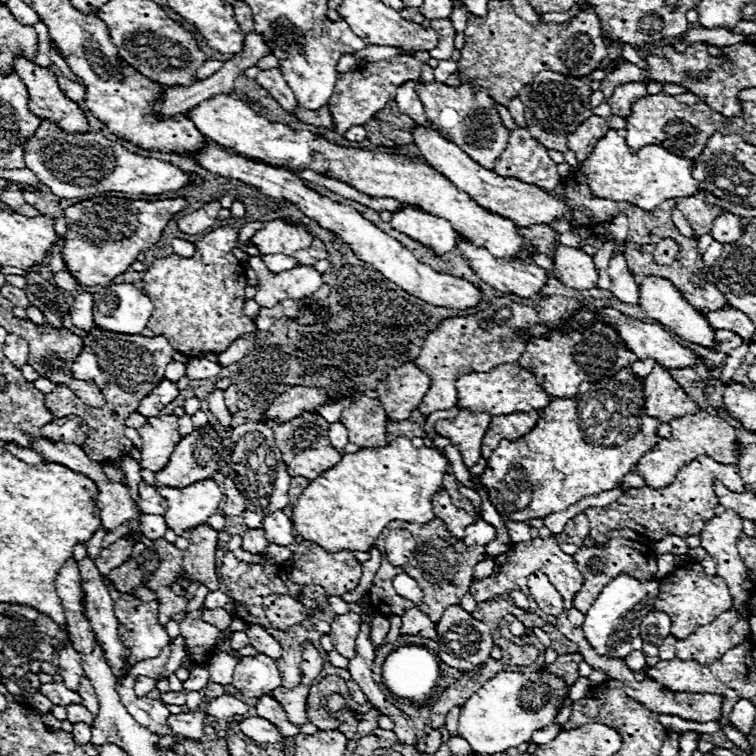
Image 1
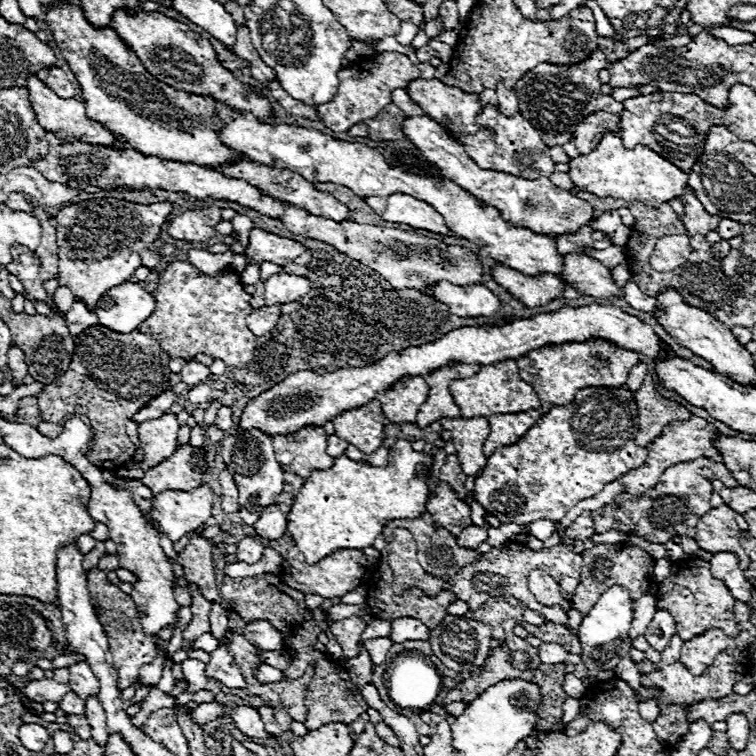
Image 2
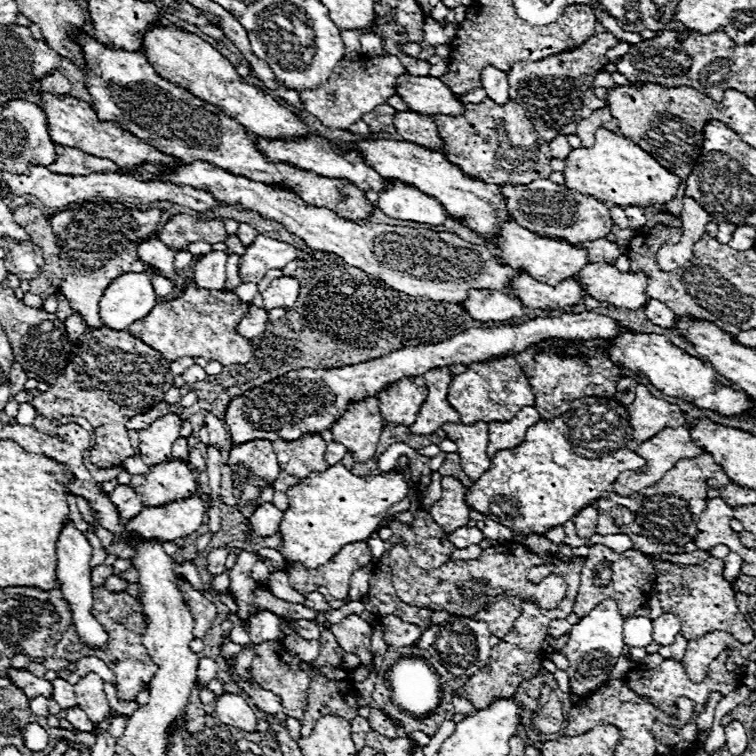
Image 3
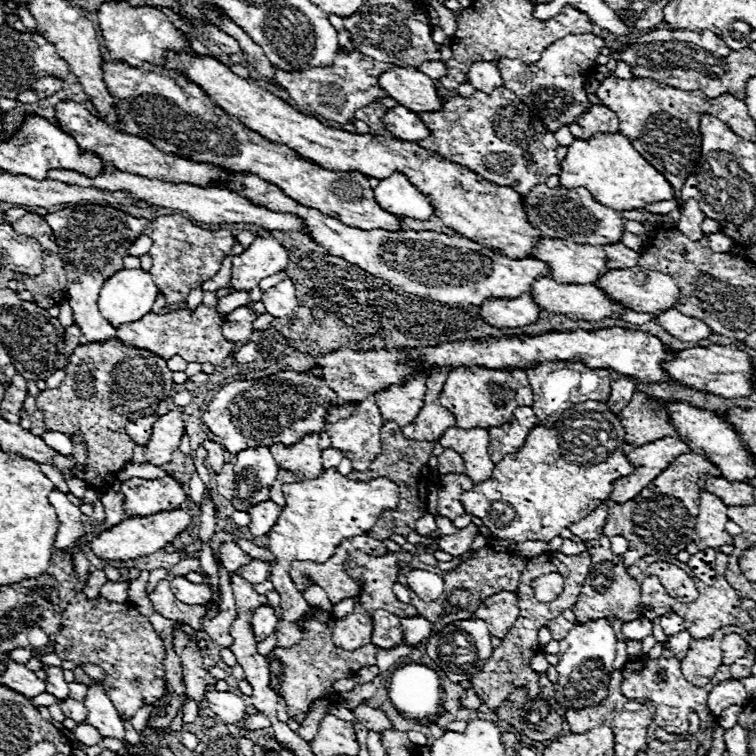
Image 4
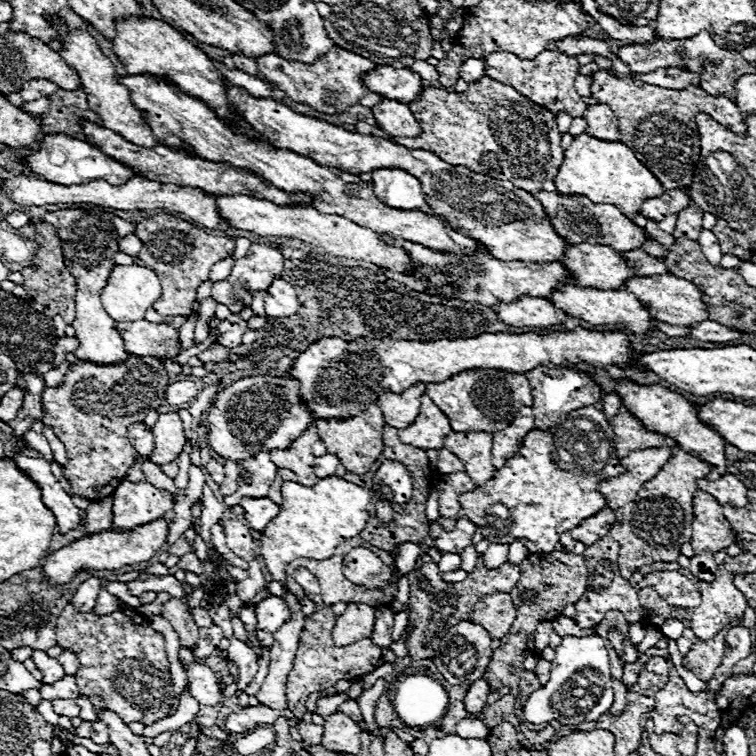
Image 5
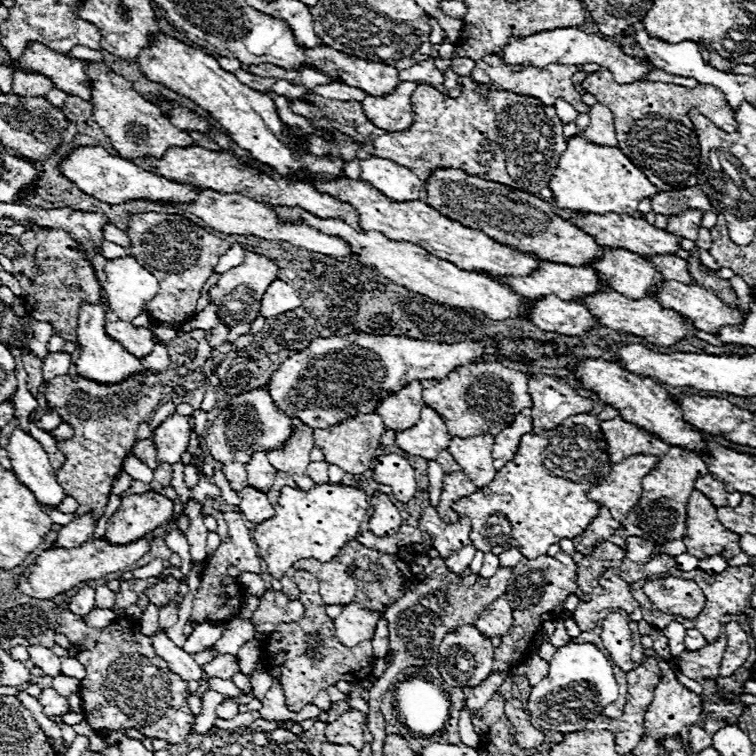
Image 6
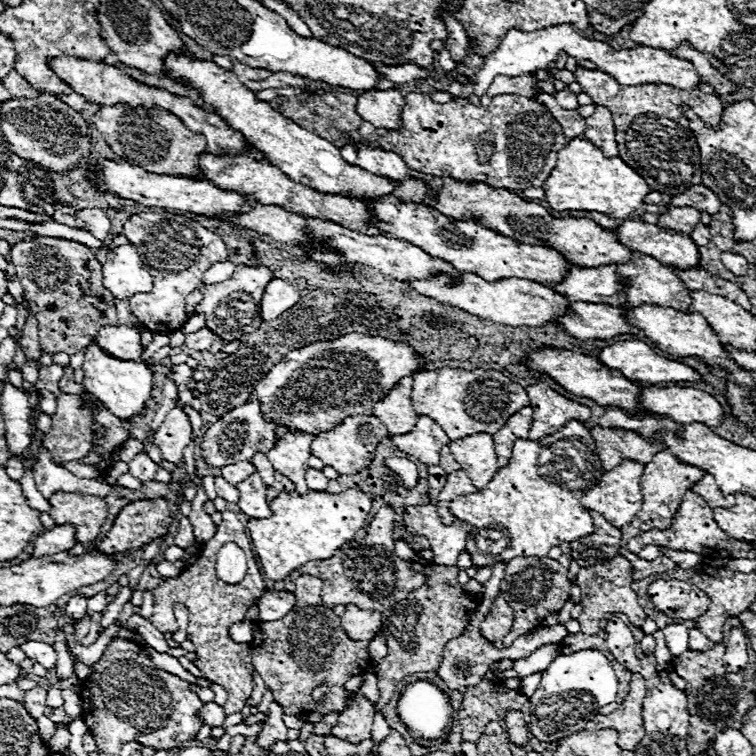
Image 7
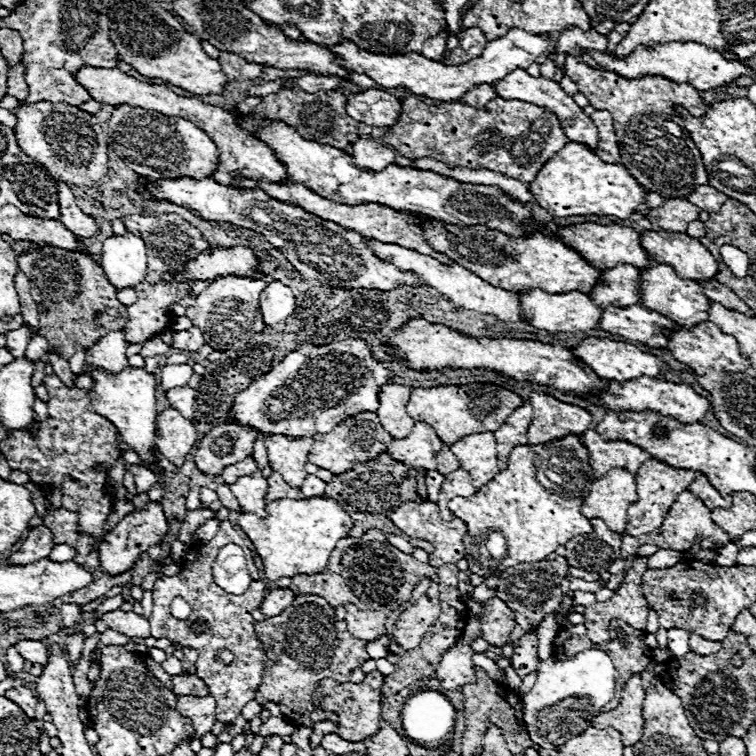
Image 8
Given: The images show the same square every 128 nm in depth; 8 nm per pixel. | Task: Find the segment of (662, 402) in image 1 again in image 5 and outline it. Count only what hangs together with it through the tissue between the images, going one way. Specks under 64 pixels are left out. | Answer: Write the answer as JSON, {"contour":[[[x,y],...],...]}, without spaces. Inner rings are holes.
{"contour":[[[620,406],[618,414],[610,418],[610,424],[616,434],[614,450],[618,458],[624,458],[632,450],[644,450],[650,446],[676,446],[674,438],[646,430],[644,424],[638,422],[638,418],[634,418],[634,414],[630,414],[630,410],[626,410],[624,406]]]}

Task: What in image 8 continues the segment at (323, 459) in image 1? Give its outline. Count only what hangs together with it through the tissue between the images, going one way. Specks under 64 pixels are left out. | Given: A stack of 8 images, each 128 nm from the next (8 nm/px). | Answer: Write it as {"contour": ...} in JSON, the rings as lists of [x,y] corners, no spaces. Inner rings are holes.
{"contour":[[[268,434],[266,436],[266,450],[268,460],[274,472],[282,474],[288,486],[300,488],[304,478],[308,476],[304,464],[308,462],[308,452],[314,444],[314,438],[302,436],[282,436],[282,434]]]}

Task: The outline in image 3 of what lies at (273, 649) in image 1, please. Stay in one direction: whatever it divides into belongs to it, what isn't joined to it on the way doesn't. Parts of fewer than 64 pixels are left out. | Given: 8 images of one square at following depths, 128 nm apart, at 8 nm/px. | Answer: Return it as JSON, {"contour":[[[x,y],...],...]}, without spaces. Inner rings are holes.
{"contour":[[[258,612],[250,618],[250,642],[262,644],[262,642],[282,642],[284,634],[280,630],[278,616],[272,612]]]}

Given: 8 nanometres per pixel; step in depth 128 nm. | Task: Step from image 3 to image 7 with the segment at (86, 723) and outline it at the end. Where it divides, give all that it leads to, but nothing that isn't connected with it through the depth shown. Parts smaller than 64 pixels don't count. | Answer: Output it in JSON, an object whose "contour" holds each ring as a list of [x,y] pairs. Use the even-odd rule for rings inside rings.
{"contour":[[[34,688],[34,690],[26,692],[24,706],[26,706],[26,710],[30,712],[32,718],[38,720],[40,716],[44,716],[44,712],[46,712],[46,696],[48,696],[48,692],[44,688]]]}

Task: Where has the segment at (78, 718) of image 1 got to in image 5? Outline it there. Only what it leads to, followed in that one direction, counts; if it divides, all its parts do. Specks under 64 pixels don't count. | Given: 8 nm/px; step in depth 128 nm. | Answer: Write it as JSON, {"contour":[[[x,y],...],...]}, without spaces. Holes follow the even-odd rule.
{"contour":[[[34,650],[32,652],[32,660],[36,664],[36,668],[42,672],[42,682],[44,684],[54,684],[58,680],[64,678],[64,668],[56,658],[50,658],[46,652],[42,650]]]}

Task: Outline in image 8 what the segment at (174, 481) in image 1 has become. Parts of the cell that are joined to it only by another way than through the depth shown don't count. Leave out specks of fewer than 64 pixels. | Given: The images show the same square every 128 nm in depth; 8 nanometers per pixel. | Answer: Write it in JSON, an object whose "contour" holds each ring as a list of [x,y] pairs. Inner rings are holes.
{"contour":[[[150,502],[146,504],[146,508],[126,514],[116,524],[116,528],[110,534],[106,534],[106,538],[98,544],[98,558],[102,570],[112,576],[126,572],[128,568],[134,566],[134,562],[140,558],[142,552],[146,552],[150,546],[156,546],[166,534],[168,534],[168,520],[164,516],[164,508],[160,502]]]}

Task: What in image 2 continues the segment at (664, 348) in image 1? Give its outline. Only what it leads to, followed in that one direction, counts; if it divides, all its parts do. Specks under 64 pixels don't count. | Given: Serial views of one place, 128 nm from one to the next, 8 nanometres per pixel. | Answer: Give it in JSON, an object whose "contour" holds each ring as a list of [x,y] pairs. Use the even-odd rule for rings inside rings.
{"contour":[[[590,304],[580,308],[560,308],[550,314],[536,314],[526,320],[514,320],[510,324],[504,324],[500,328],[456,328],[444,338],[438,338],[438,342],[428,342],[426,346],[408,348],[402,354],[390,352],[386,358],[382,358],[378,364],[366,366],[366,368],[340,368],[332,374],[314,374],[300,370],[296,374],[290,374],[274,388],[266,390],[264,394],[256,396],[248,402],[248,406],[242,412],[240,428],[260,428],[262,432],[274,436],[274,434],[292,434],[300,430],[302,426],[324,426],[324,422],[332,420],[344,410],[358,408],[372,400],[376,392],[386,390],[402,376],[424,376],[426,372],[446,366],[450,362],[470,362],[470,364],[494,364],[502,360],[516,360],[522,354],[540,348],[544,344],[564,344],[570,340],[586,340],[586,338],[608,338],[616,346],[622,346],[624,350],[634,350],[636,354],[642,354],[650,360],[666,358],[666,350],[658,334],[650,324],[644,324],[640,318],[630,316],[622,312],[620,308],[612,304]]]}

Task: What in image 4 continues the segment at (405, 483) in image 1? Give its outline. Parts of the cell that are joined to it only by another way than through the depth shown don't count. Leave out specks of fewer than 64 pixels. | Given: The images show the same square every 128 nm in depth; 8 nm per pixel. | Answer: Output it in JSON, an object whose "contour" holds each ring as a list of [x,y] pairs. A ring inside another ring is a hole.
{"contour":[[[336,468],[324,470],[320,476],[312,480],[292,482],[282,486],[286,506],[276,522],[276,526],[268,532],[268,550],[274,554],[274,562],[270,564],[270,582],[280,594],[280,608],[284,612],[284,620],[278,622],[278,644],[280,648],[292,648],[302,640],[302,632],[296,628],[296,620],[308,610],[308,602],[302,592],[296,592],[288,568],[294,560],[310,560],[310,562],[326,562],[342,540],[352,536],[366,534],[384,510],[398,508],[400,490],[398,484],[388,478],[374,478],[368,482],[356,482],[342,476]]]}

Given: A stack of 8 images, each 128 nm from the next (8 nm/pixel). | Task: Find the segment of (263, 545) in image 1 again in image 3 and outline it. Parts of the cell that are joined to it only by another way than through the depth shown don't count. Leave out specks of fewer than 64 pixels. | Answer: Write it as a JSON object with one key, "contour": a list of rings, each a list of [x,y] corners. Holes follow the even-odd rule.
{"contour":[[[240,550],[236,564],[230,568],[230,590],[238,596],[238,616],[242,620],[248,620],[248,612],[252,612],[254,608],[270,610],[272,602],[284,602],[284,600],[278,600],[272,594],[268,594],[264,588],[260,588],[252,580],[250,572],[258,560],[260,558],[254,552]]]}

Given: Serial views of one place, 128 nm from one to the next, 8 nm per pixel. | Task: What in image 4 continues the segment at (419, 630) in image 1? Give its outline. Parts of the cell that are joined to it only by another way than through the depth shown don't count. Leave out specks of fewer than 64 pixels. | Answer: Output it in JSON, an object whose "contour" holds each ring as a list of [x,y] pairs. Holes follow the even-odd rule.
{"contour":[[[376,610],[372,614],[374,618],[374,634],[372,634],[372,644],[378,648],[394,648],[404,644],[404,630],[400,624],[400,618],[386,612],[386,610]]]}

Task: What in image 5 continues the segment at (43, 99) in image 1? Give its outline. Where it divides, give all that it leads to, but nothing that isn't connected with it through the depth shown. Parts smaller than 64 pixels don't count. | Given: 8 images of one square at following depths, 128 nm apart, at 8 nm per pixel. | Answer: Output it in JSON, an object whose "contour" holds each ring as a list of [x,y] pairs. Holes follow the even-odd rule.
{"contour":[[[84,118],[78,120],[78,124],[82,126],[82,132],[86,134],[90,144],[98,146],[104,154],[110,154],[114,160],[130,166],[138,176],[144,176],[146,180],[156,180],[162,184],[176,184],[176,186],[194,186],[194,188],[202,188],[204,192],[210,192],[210,194],[226,194],[226,196],[244,194],[244,196],[252,196],[252,198],[260,198],[260,200],[270,200],[278,206],[296,204],[296,202],[312,202],[310,194],[288,194],[288,192],[272,186],[268,180],[260,178],[256,174],[250,174],[246,170],[234,168],[230,164],[202,160],[202,158],[196,158],[188,152],[172,150],[168,146],[156,146],[156,148],[136,146],[136,144],[124,140],[120,134],[116,134],[104,126],[98,126],[90,120],[84,120]]]}

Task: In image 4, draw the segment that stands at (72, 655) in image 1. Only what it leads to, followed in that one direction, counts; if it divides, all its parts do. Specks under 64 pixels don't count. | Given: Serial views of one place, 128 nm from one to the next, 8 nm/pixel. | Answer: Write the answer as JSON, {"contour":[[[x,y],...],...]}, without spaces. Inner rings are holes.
{"contour":[[[94,684],[88,688],[82,704],[88,708],[88,718],[84,720],[86,724],[94,726],[102,736],[112,736],[112,738],[124,740],[122,718],[100,684]]]}

